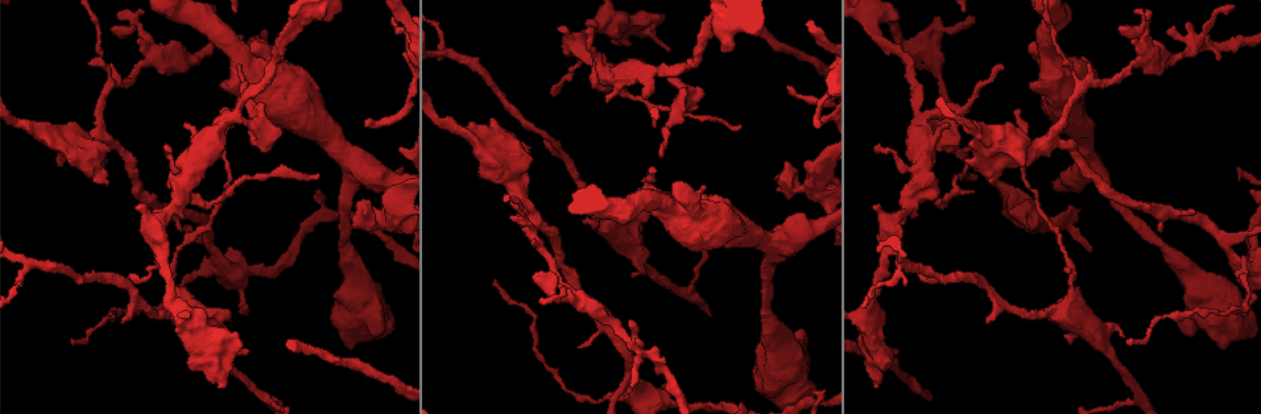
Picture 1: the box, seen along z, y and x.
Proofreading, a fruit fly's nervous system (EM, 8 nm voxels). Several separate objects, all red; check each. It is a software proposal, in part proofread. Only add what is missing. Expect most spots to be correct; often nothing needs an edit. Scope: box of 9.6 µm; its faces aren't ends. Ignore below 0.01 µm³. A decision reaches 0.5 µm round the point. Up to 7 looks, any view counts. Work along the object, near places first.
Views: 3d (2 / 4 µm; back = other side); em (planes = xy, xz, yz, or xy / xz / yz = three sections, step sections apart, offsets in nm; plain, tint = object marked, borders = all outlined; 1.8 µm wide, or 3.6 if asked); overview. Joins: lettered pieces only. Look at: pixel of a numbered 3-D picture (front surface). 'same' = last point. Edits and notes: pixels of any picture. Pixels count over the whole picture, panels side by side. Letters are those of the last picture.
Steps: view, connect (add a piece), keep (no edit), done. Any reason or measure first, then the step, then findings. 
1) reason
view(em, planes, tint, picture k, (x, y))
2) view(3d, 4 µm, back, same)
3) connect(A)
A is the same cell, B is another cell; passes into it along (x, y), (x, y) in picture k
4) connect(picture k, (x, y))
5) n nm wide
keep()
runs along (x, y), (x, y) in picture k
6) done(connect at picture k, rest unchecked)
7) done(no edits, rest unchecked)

long arm stops here
view(em, 3.6 µm, planes, tint, picture 1, (1016, 113))

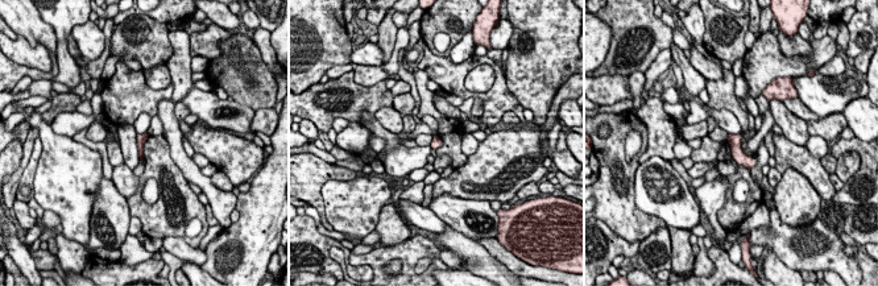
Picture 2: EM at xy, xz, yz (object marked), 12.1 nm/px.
view(em, 3.6 µm, planes, borders, same)

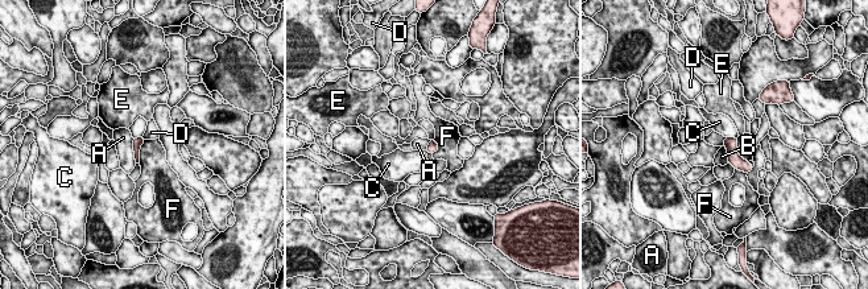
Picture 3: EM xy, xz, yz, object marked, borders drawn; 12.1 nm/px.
120 nm wide
keep()
A, B, C, D, E and F are other cells; border along (145, 140), (140, 148), (139, 161) in picture 3; none of them fits

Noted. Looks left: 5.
thin arm on a thick one
view(3d, 2 µm, back, picture 1, (187, 185))

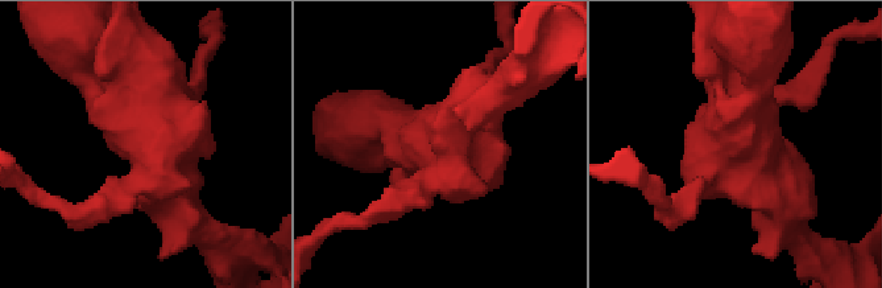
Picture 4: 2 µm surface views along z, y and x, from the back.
view(em, xz, step 16, tint, picture 4, (756, 140))

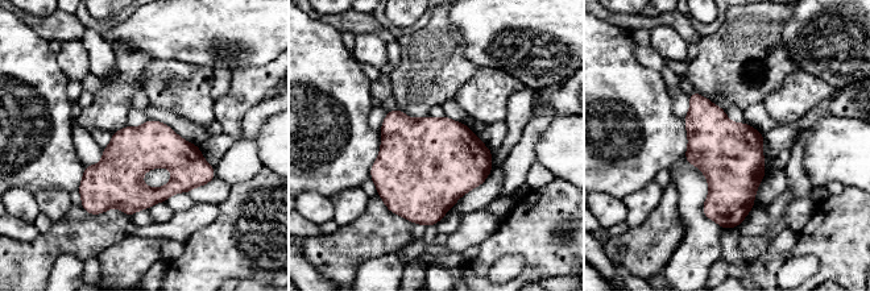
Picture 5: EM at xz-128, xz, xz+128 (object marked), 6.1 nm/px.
view(em, planes, borders, same)

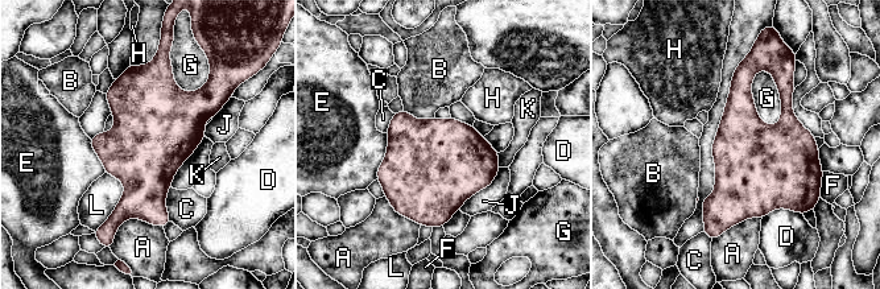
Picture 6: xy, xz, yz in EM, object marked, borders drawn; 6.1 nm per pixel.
keep()
A, B, C, D, E, F, G, H, J, K and L are other cells; border along (404, 108), (417, 119), (434, 116) in picture 6; no lettered piece goes on from it

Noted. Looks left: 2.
branch stops here
view(em, yz, step 4, borders, picture 1, (968, 150))

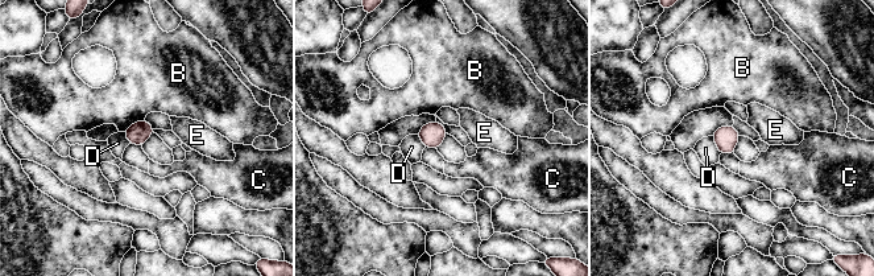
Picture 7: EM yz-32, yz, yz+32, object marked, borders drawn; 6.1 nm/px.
keep()
B, C, D and E are other cells; border along (144, 119), (131, 123), (123, 131) in picture 7; no lettered piece goes on from it

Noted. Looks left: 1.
done(no edits, rest unchecked)

